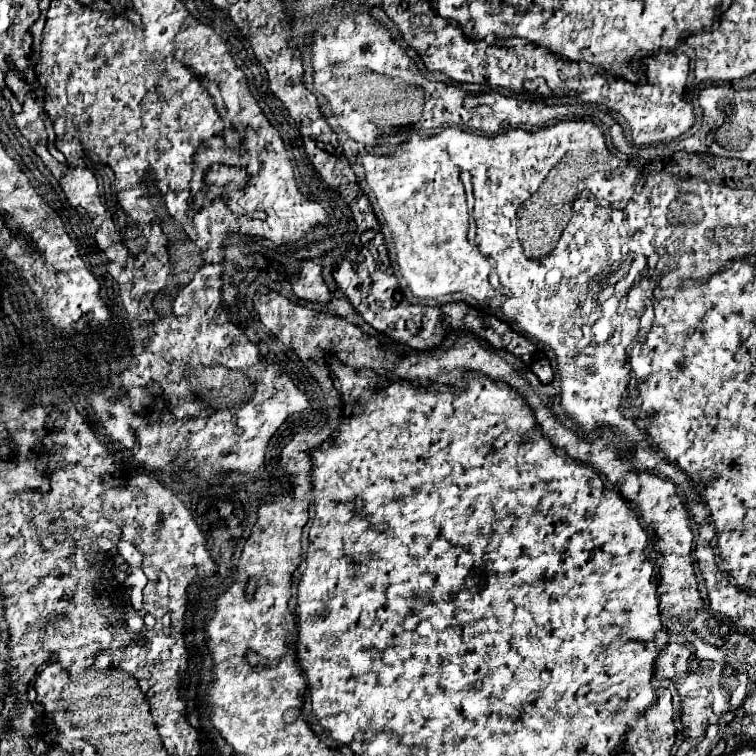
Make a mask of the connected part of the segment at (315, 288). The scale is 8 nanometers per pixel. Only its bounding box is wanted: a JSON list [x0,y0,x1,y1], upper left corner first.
[290,261,332,305]

